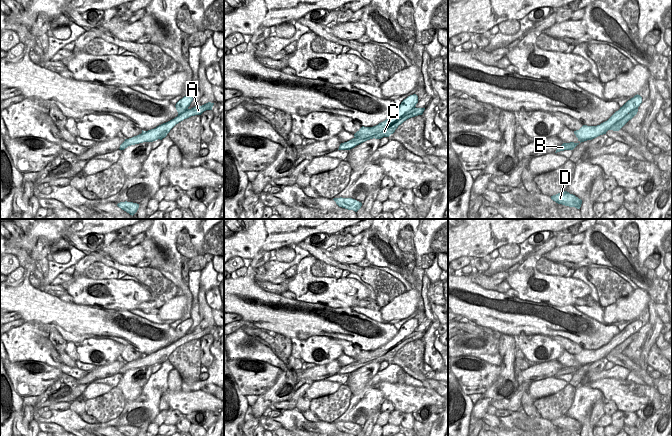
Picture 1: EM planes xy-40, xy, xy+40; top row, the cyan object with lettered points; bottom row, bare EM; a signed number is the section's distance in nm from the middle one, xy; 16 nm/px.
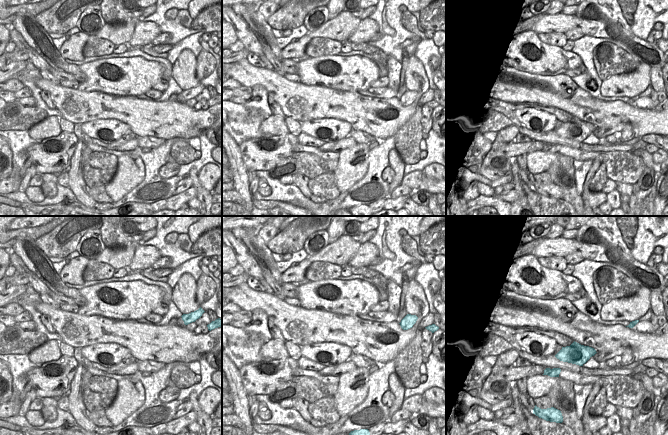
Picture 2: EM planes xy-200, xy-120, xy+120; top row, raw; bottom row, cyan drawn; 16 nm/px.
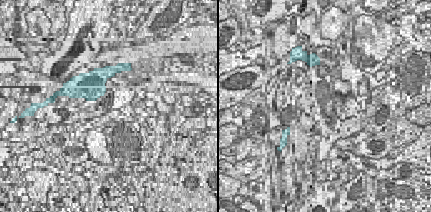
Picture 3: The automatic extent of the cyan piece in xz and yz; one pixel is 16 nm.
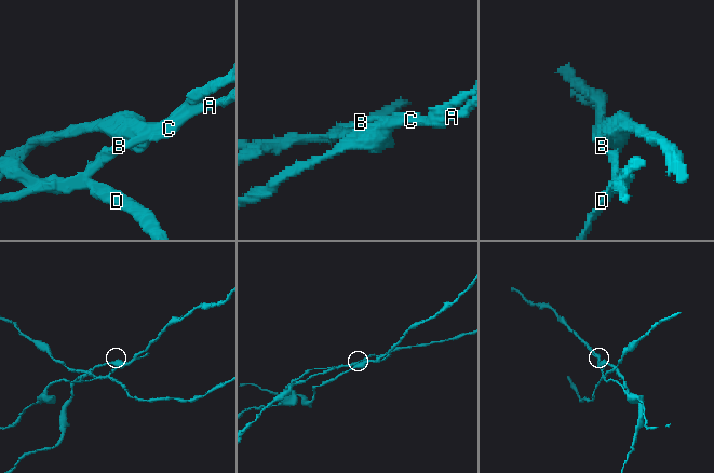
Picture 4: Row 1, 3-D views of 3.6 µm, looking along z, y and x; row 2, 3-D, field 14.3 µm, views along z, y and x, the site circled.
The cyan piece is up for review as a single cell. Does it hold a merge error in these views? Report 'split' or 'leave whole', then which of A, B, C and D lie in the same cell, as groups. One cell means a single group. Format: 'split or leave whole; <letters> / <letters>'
split; A B D / C

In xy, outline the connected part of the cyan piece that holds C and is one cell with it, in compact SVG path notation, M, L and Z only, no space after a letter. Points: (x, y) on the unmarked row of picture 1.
M416 318L408 320L406 323L404 323L401 328L398 330L398 333L396 336L391 339L388 343L385 345L379 347L376 350L373 351L364 351L362 350L355 358L354 361L361 361L366 360L367 358L370 359L379 359L382 362L383 361L389 361L389 349L393 346L395 346L397 343L402 341L404 338L412 334L416 328L418 327L418 320Z

